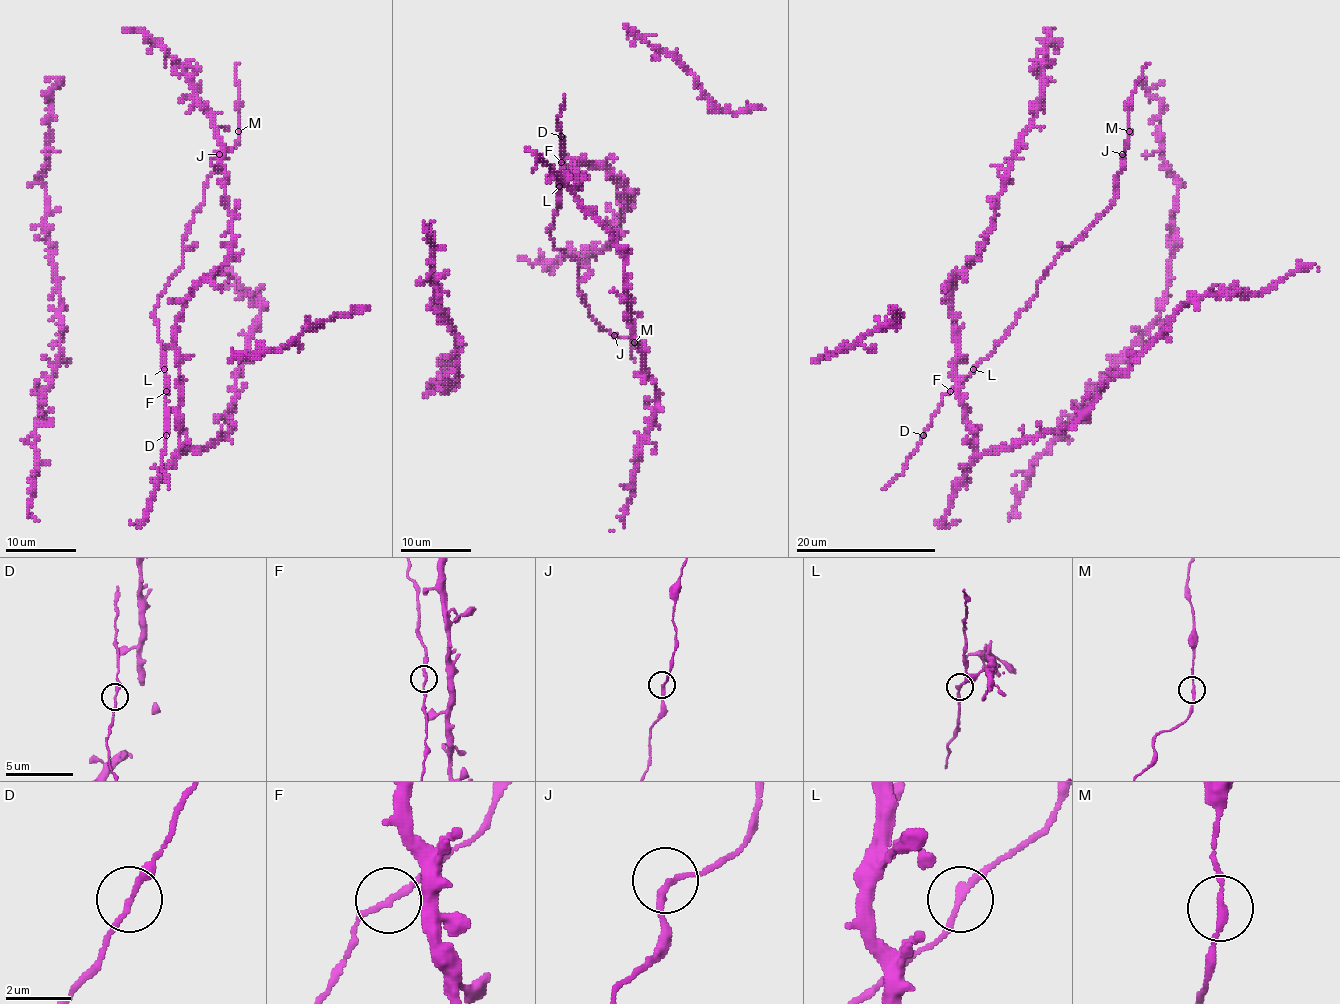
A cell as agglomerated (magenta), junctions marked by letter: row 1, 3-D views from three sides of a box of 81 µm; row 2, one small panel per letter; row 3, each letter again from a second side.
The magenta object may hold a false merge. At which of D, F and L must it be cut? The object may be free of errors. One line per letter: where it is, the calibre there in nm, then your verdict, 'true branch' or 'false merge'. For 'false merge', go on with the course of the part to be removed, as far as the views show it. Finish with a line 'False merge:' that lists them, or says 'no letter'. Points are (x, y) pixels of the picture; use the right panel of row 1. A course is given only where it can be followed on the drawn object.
D: at (923, 435); 180 nm thick; true branch
F: at (950, 391); 190 nm thick; true branch
L: at (973, 369); 200 nm thick; true branch
False merge: no letter

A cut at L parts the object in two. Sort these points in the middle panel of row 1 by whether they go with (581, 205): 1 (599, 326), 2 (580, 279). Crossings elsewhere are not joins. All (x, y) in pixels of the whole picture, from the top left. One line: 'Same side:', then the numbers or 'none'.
Same side: none

